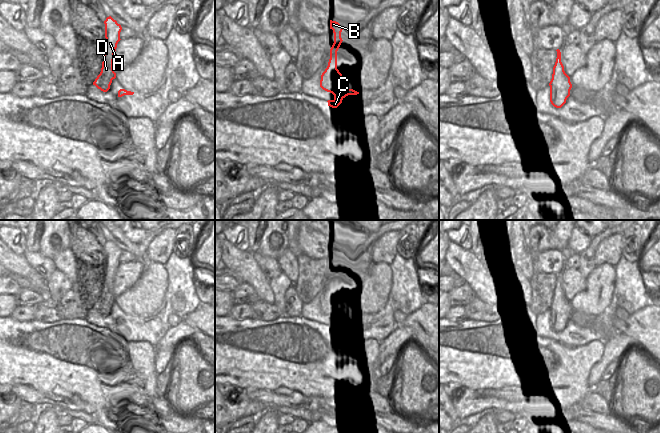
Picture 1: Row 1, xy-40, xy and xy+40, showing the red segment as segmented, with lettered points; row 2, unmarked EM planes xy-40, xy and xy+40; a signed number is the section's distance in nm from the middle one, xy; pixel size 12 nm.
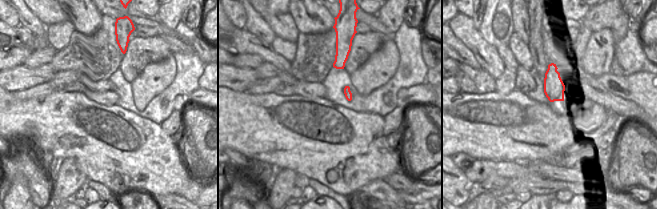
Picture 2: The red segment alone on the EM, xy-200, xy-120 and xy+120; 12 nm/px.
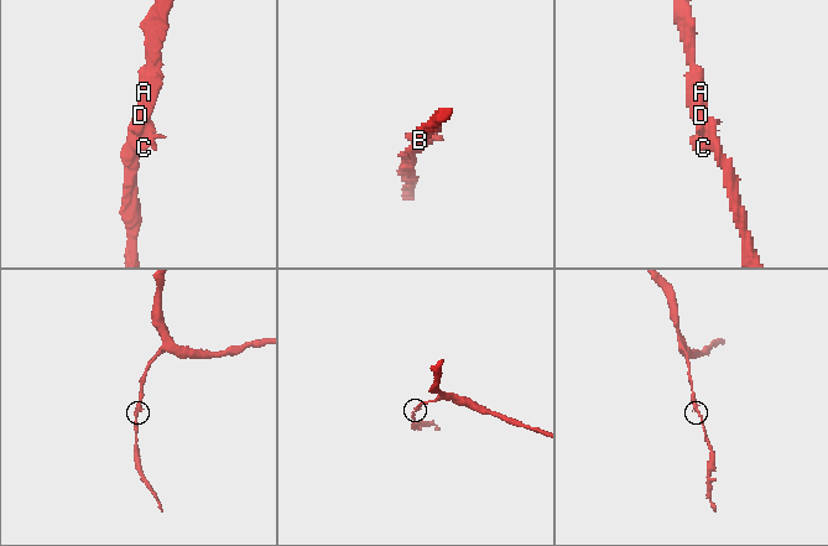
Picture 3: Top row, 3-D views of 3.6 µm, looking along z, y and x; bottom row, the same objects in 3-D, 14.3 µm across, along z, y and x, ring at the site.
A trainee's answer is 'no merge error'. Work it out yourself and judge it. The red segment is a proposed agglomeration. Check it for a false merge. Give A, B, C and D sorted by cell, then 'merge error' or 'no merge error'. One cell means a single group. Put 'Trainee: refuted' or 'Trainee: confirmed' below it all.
A B C D; no merge error
Trainee: confirmed

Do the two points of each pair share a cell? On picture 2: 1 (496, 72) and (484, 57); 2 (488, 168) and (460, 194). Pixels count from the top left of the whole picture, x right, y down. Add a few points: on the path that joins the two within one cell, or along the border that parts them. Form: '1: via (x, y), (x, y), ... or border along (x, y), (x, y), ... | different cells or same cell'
1: via (495, 68), (488, 61) | same cell
2: border along (463, 171), (470, 183) | different cells

